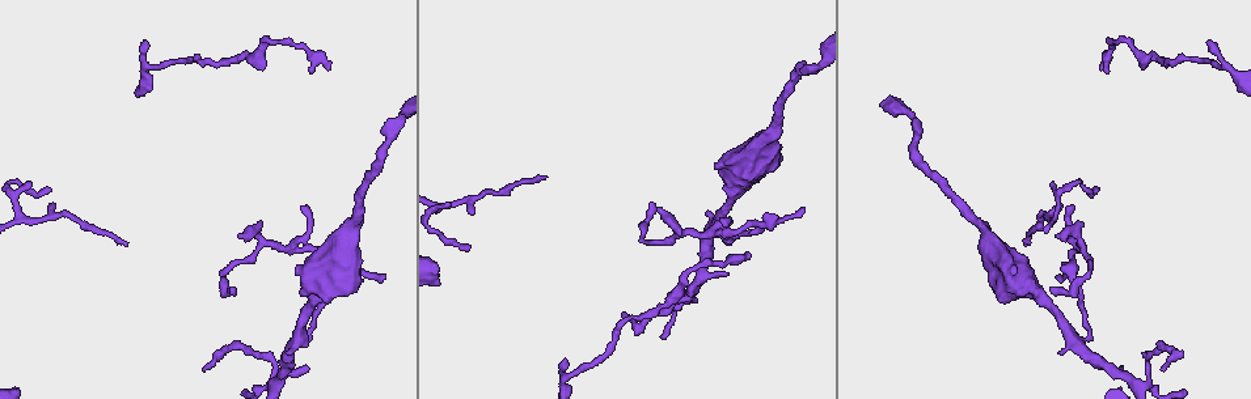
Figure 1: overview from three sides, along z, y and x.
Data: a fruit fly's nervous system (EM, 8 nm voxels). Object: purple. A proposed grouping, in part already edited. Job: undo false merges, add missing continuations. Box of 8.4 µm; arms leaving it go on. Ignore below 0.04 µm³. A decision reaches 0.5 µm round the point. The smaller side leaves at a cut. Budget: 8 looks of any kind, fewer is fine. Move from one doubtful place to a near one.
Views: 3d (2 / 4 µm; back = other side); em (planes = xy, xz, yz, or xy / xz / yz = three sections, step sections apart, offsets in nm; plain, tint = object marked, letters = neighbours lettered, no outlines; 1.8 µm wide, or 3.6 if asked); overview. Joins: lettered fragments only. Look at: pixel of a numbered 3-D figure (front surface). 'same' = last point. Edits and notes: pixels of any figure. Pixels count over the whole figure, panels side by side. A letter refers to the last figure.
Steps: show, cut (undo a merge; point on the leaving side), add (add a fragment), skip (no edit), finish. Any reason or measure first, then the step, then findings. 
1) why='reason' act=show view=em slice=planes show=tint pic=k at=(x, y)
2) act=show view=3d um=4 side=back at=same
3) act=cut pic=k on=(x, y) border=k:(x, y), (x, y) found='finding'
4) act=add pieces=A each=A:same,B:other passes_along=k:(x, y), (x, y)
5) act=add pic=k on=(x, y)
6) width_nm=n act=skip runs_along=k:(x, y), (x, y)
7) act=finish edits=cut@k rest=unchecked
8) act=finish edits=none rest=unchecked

why='arms part here' act=show view=em slice=planes show=letters pic=1 at=(1072, 338)

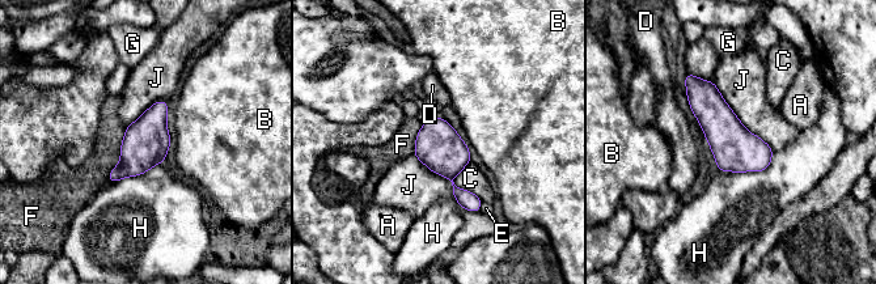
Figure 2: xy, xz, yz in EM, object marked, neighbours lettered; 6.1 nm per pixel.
longest_contact=J:550nm act=skip each=A:other,B:other,C:other,D:other,E:other,F:other,G:other,H:other,J:other found='continuous, no second cell'

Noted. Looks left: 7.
act=show view=3d um=4 pic=1 at=(229, 288)

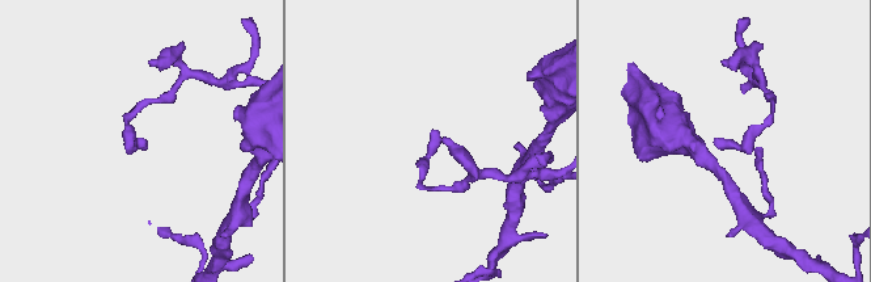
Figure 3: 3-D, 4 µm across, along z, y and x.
act=show view=em slice=xy step=8 show=tint pic=3 at=(432, 132)

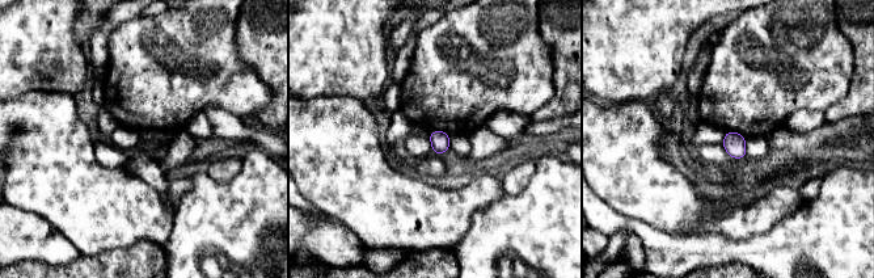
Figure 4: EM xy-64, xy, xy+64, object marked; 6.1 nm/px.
act=show view=em slice=planes show=letters at=same

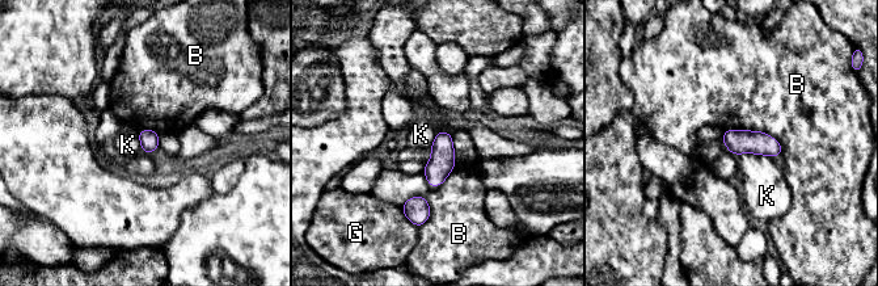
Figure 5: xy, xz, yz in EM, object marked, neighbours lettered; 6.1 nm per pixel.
act=skip each=B:other,G:other,K:other border=5:(738, 154), (756, 152), (772, 158) found='no lettered fragment goes on from it'

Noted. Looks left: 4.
why='free end' act=show view=3d um=2 pic=1 at=(622, 311)

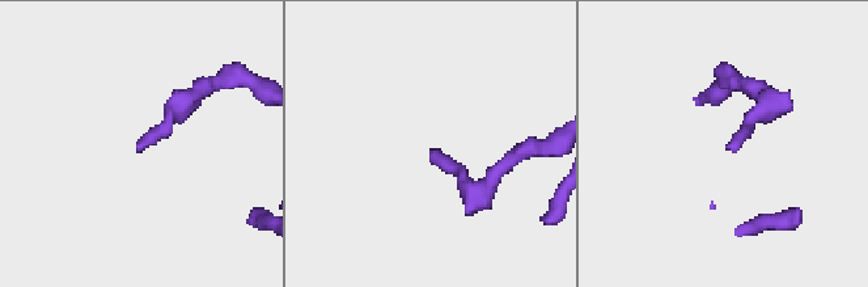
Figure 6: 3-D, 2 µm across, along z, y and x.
act=show view=em slice=xz step=16 show=letters pic=6 at=(137, 151)

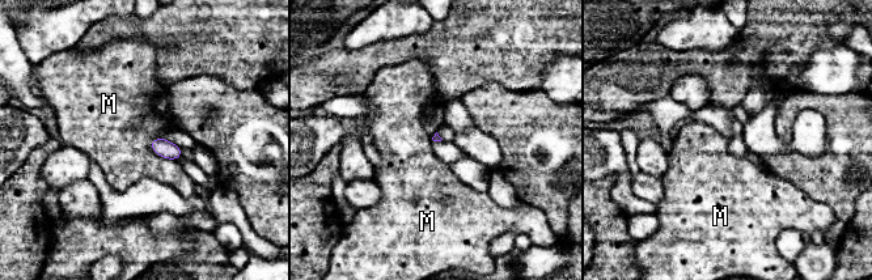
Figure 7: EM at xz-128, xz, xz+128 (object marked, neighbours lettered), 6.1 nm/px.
longest_contact=M:200nm act=skip each=M:other border=7:(149, 141), (155, 152), (174, 161) found='none of them fits'

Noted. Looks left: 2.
act=show view=em slice=yz step=4 show=letters pic=1 at=(1072, 250)

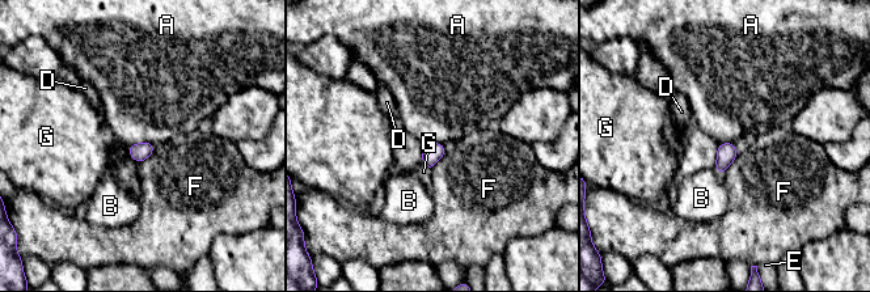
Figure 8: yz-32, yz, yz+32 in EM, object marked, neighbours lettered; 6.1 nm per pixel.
why='cut it another way' act=show view=em slice=xy step=4 show=letters at=same

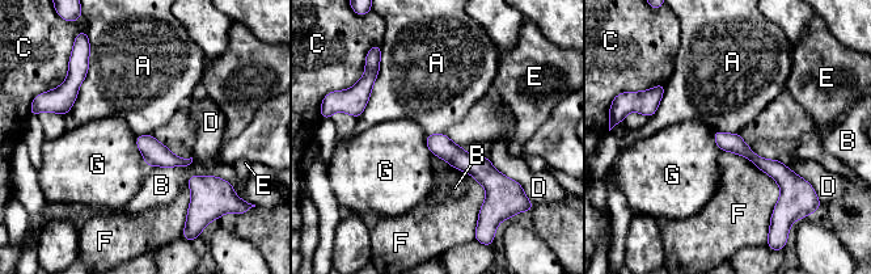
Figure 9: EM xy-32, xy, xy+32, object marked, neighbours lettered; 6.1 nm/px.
width_nm=110 act=skip each=A:other,B:other,C:other,D:other,E:other,F:other,G:other border=9:(380, 67), (367, 105), (358, 118) found='all the same cell'

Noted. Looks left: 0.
act=finish edits=none rest=unchecked

